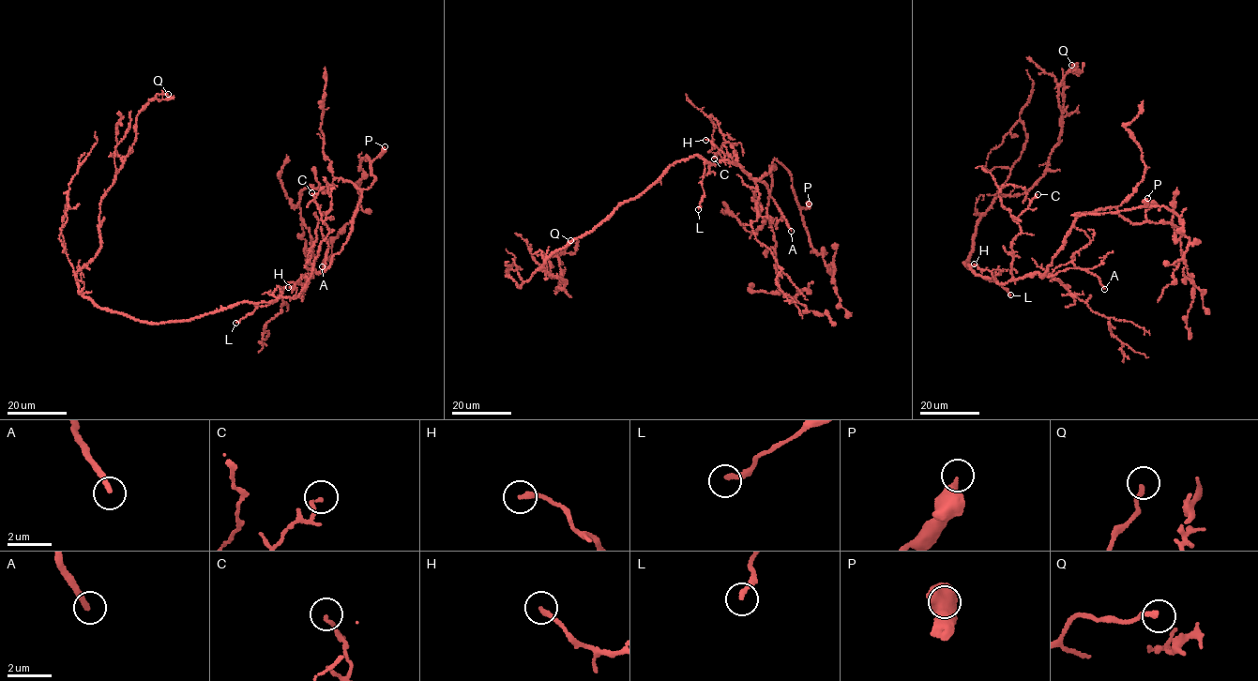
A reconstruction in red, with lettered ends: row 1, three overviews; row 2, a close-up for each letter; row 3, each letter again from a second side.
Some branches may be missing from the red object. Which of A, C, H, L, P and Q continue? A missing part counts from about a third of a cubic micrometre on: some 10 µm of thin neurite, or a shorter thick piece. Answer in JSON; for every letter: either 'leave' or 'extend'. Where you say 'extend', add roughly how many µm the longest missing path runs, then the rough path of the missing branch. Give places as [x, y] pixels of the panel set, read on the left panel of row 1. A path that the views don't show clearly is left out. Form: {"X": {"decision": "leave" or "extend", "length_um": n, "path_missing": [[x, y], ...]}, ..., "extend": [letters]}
{"A": {"decision": "extend", "length_um": 35}, "C": {"decision": "leave"}, "H": {"decision": "leave"}, "L": {"decision": "leave"}, "P": {"decision": "leave"}, "Q": {"decision": "leave"}, "extend": ["A"]}

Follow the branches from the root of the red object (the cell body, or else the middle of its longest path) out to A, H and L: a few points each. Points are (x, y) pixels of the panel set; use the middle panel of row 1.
A: (687, 160), (699, 155), (713, 164), (728, 159), (738, 165), (751, 178), (763, 181), (791, 231)
H: (687, 160), (699, 155), (713, 164), (724, 160), (722, 152), (705, 140)
L: (687, 160), (698, 155), (704, 160), (702, 183), (704, 194), (698, 209)

